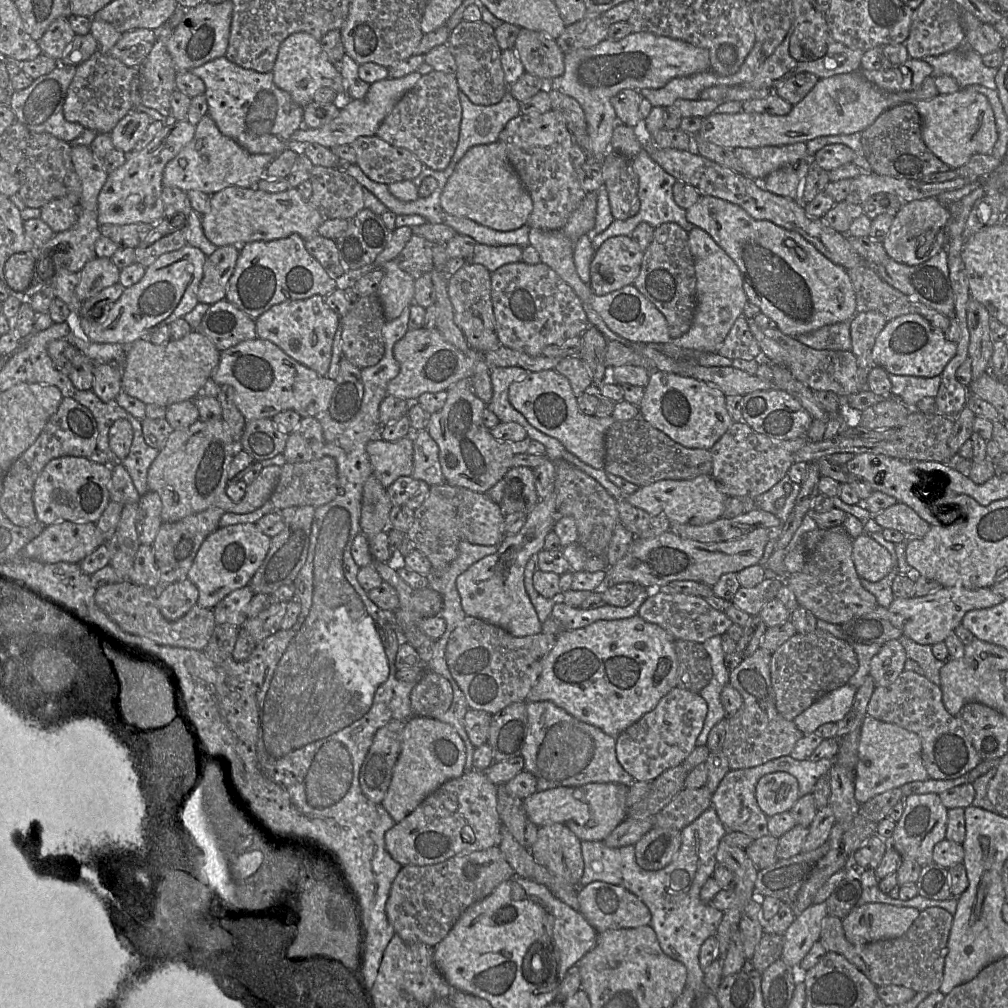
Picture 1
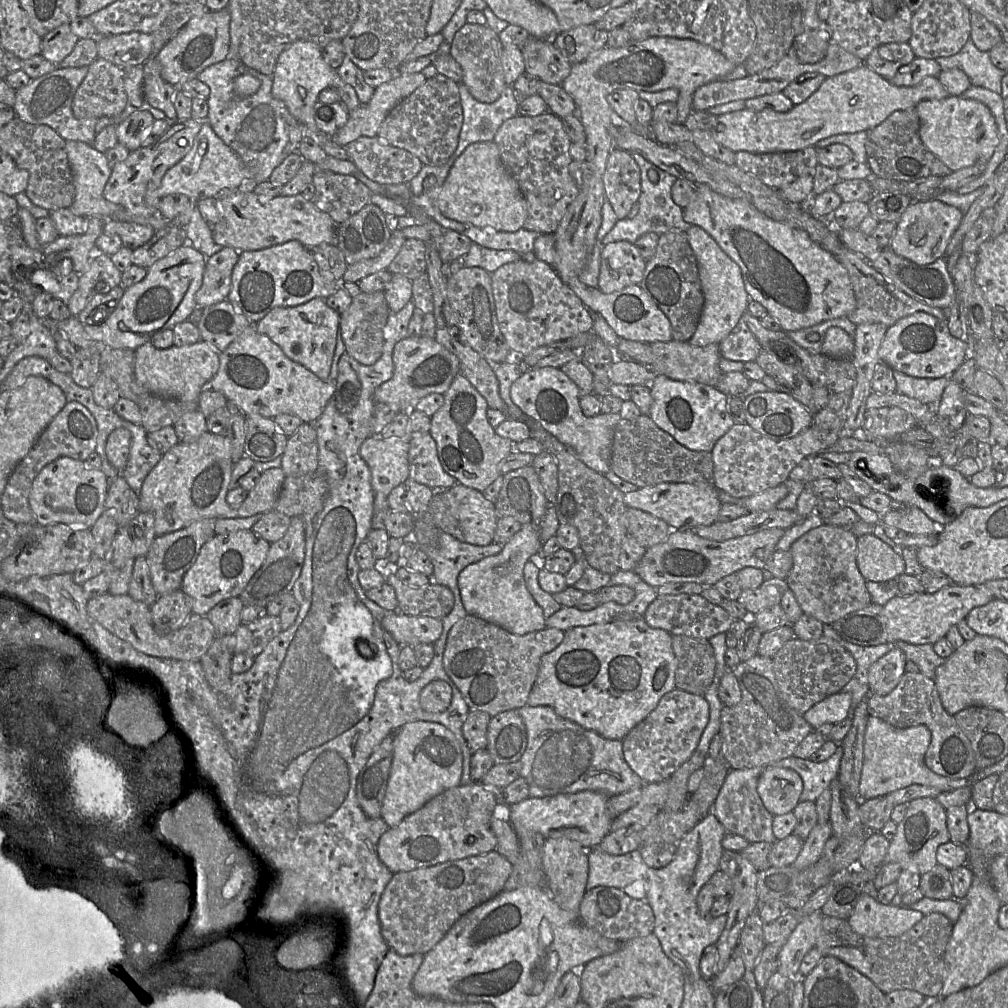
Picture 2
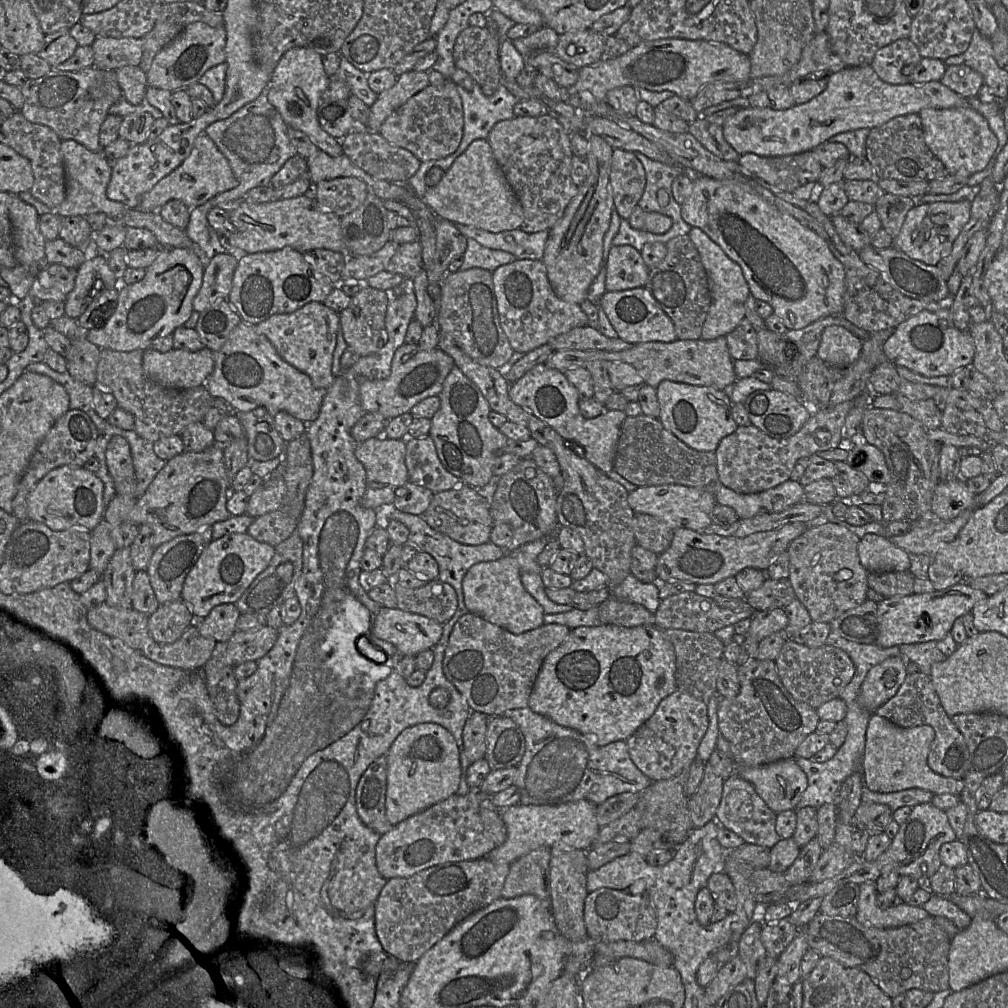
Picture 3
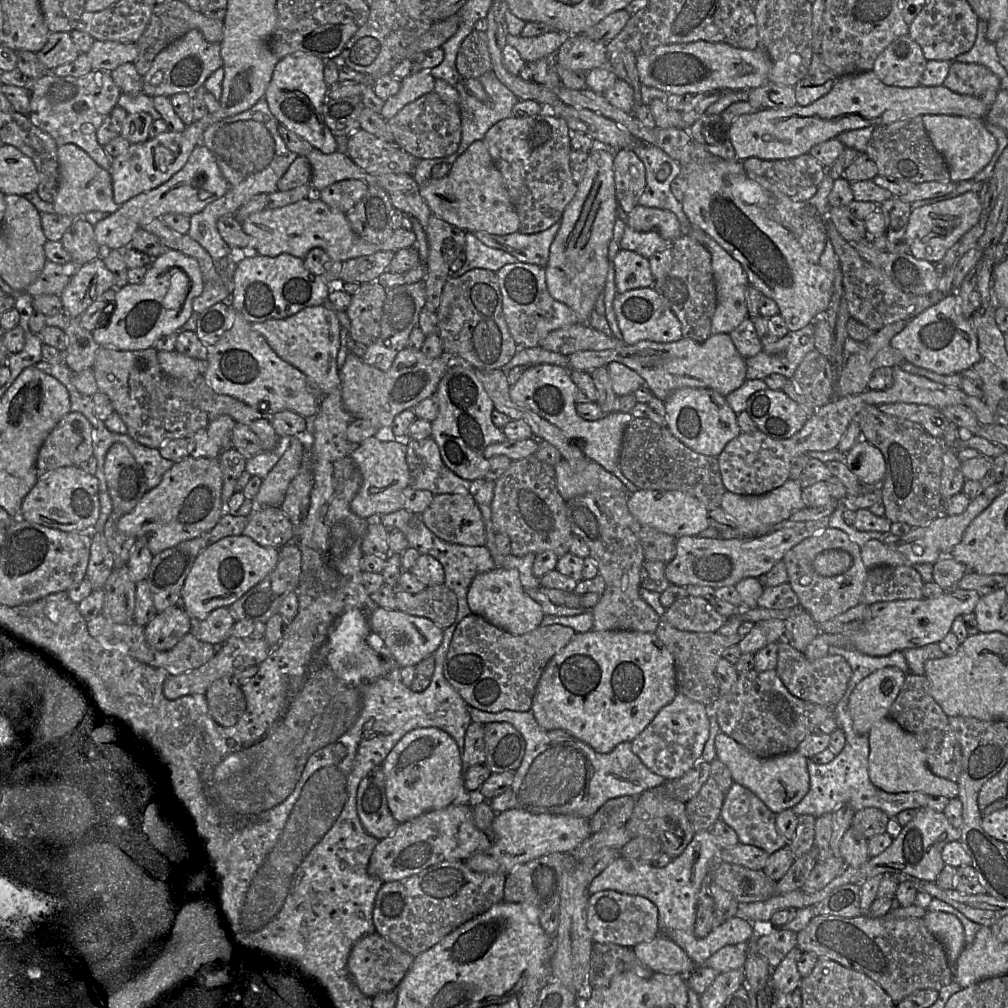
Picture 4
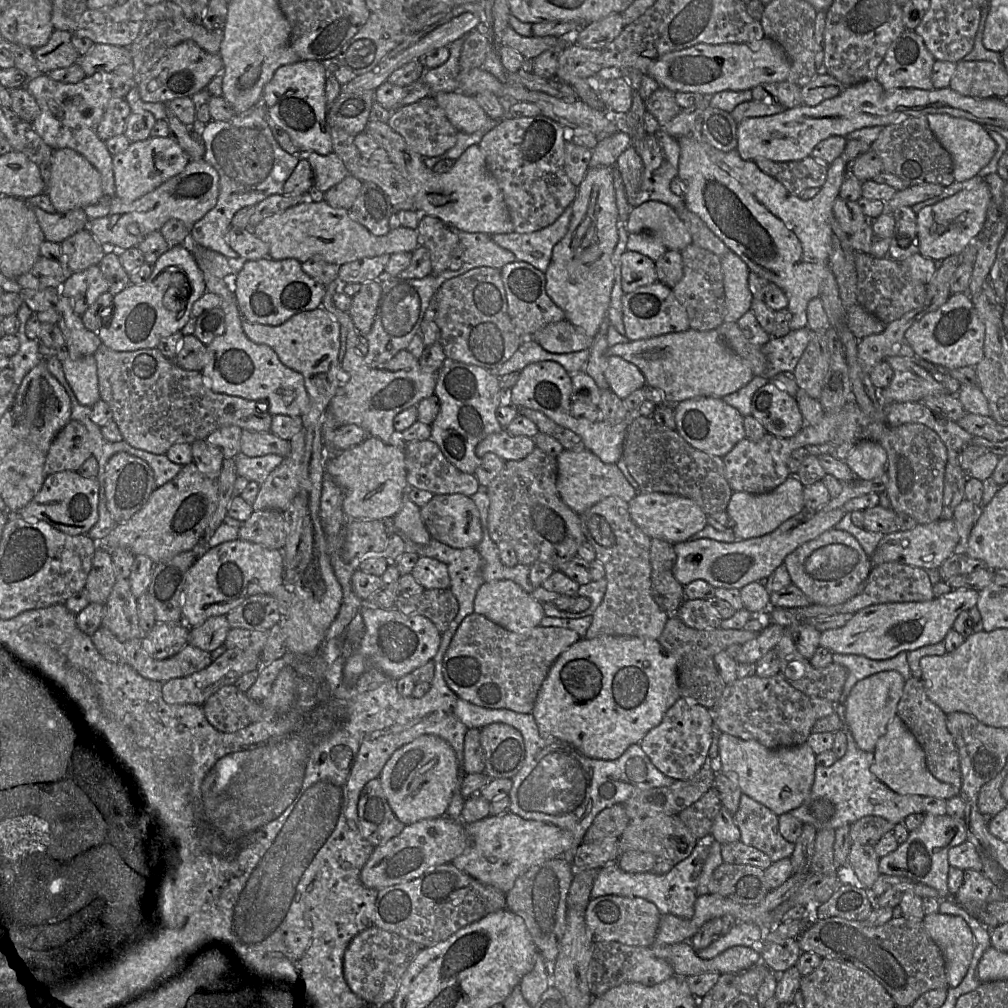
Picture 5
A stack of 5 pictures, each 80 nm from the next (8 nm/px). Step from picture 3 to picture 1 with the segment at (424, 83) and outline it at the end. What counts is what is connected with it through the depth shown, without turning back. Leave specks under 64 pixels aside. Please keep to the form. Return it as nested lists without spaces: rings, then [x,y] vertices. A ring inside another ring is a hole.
[[[415,71],[400,78],[386,78],[376,81],[370,84],[367,94],[362,99],[352,99],[345,102],[338,100],[337,95],[334,104],[340,109],[339,115],[319,128],[301,127],[295,131],[290,138],[290,149],[298,148],[308,143],[318,143],[332,148],[350,145],[358,137],[376,135],[385,117],[392,111],[401,97],[415,86],[421,76],[420,73]]]

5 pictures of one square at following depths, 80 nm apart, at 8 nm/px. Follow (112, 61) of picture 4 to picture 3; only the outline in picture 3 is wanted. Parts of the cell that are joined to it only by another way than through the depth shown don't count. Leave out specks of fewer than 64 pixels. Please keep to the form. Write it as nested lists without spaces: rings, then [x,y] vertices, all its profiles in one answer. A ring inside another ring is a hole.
[[[96,37],[91,44],[94,53],[92,66],[100,70],[139,65],[143,53],[143,38]]]

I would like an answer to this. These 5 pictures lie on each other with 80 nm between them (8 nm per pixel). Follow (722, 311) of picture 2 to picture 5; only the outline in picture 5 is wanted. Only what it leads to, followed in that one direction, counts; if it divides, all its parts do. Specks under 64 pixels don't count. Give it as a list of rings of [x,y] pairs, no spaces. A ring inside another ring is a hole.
[[[732,251],[720,257],[725,289],[724,323],[737,322],[752,304],[748,286],[749,269]]]

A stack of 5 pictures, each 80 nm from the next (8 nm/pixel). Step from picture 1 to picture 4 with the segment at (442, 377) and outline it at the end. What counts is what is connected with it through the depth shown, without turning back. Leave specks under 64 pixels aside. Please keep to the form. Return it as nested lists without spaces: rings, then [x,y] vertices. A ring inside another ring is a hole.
[[[402,349],[388,371],[382,371],[363,362],[362,358],[348,352],[343,367],[339,370],[341,397],[345,409],[354,419],[368,419],[379,430],[381,427],[391,428],[395,416],[407,409],[413,409],[419,402],[434,395],[440,380],[448,369],[448,357],[443,353],[440,357],[429,358],[421,350]]]

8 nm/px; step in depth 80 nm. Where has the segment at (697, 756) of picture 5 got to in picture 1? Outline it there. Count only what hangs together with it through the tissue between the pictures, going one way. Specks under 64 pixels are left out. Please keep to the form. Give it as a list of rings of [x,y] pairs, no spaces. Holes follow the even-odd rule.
[[[679,687],[672,689],[649,713],[616,737],[616,756],[635,782],[653,782],[664,772],[683,764],[696,747],[708,712],[705,699]]]

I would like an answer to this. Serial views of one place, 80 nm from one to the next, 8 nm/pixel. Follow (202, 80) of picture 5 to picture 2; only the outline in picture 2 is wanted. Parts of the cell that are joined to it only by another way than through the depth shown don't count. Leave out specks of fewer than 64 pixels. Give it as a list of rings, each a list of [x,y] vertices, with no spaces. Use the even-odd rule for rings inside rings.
[[[227,7],[219,11],[206,13],[191,18],[157,54],[161,65],[161,76],[168,83],[177,86],[196,78],[211,64],[227,58],[229,49],[230,12]]]

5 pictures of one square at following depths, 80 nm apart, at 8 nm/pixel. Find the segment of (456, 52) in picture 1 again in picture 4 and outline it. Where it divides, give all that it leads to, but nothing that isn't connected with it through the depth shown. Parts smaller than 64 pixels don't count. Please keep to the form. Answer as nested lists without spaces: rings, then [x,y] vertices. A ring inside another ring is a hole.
[[[473,29],[462,41],[456,56],[456,69],[462,79],[478,79],[492,70],[485,31]]]

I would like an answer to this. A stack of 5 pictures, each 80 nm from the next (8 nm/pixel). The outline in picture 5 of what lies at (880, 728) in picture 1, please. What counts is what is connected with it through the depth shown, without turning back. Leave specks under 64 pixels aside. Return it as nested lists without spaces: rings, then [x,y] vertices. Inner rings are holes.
[[[897,715],[888,723],[886,733],[877,741],[870,771],[879,781],[898,794],[930,796],[945,800],[956,795],[956,790],[952,785],[939,781],[930,773],[926,765],[924,750]]]

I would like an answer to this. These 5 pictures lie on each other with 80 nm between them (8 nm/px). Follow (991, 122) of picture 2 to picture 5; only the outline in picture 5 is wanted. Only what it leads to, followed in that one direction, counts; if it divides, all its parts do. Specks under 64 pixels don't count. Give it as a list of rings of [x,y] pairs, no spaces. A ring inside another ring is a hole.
[[[929,114],[926,117],[931,131],[952,157],[956,182],[963,182],[977,175],[995,154],[996,142],[980,123],[948,114]]]

